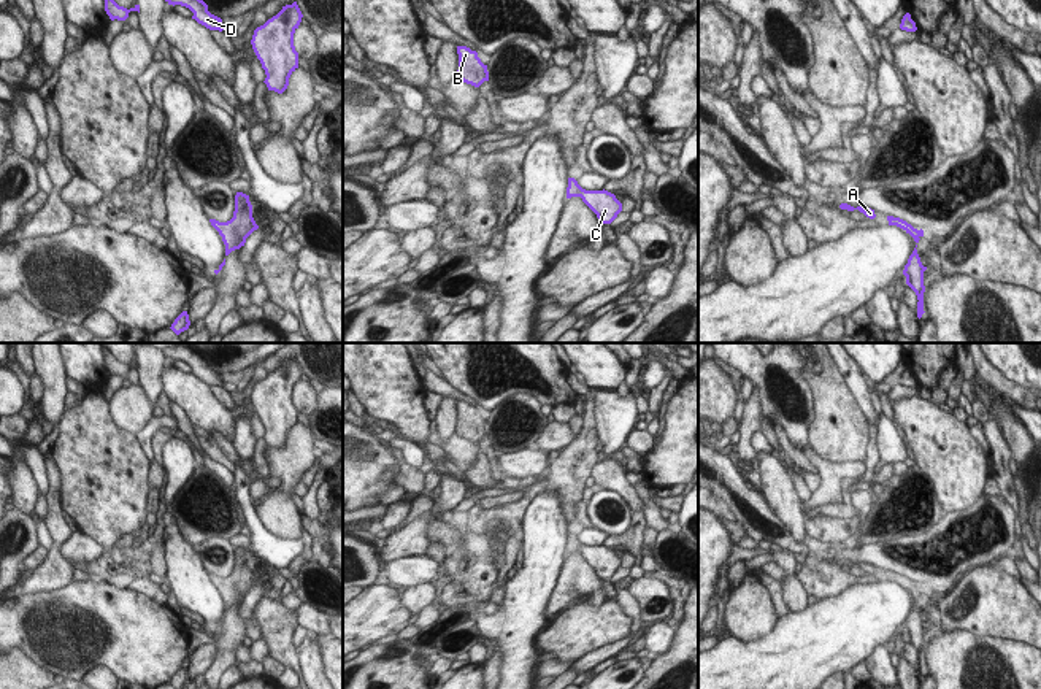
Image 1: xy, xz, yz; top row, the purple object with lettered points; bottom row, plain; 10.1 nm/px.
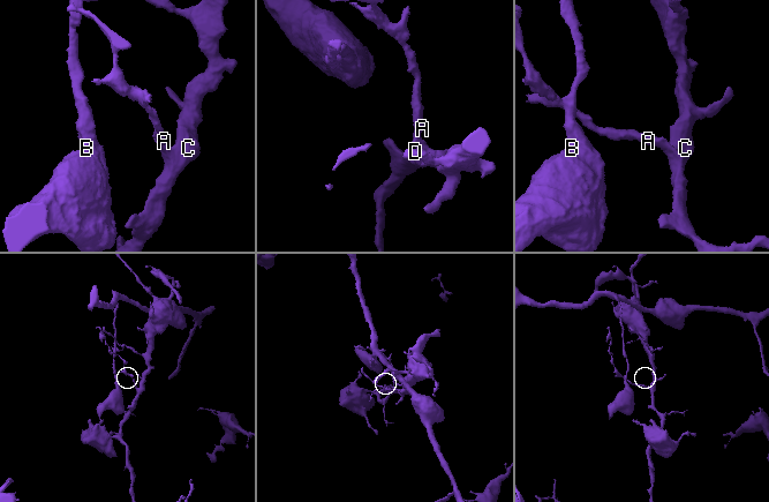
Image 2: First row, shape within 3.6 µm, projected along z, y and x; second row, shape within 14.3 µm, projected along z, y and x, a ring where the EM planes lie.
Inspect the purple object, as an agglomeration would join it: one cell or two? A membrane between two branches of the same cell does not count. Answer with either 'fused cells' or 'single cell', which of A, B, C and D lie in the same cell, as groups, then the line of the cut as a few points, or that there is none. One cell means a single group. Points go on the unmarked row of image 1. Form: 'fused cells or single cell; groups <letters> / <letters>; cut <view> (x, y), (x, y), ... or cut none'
single cell; groups A B C D; cut none

